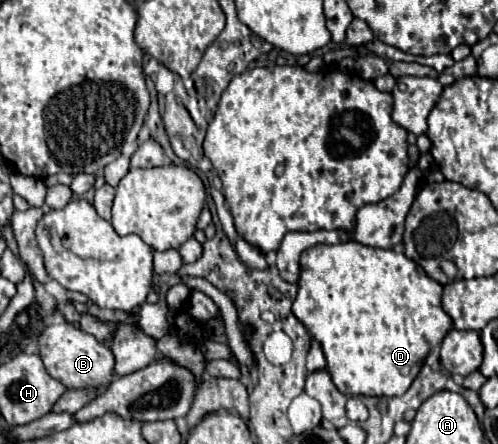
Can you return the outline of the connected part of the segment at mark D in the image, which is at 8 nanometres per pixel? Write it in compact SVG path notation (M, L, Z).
M353 240L335 246L317 244L301 254L301 280L293 314L323 346L327 370L343 394L403 396L419 374L427 354L453 328L453 320L441 308L441 294L443 286L425 276L423 268L405 254L363 246Z

